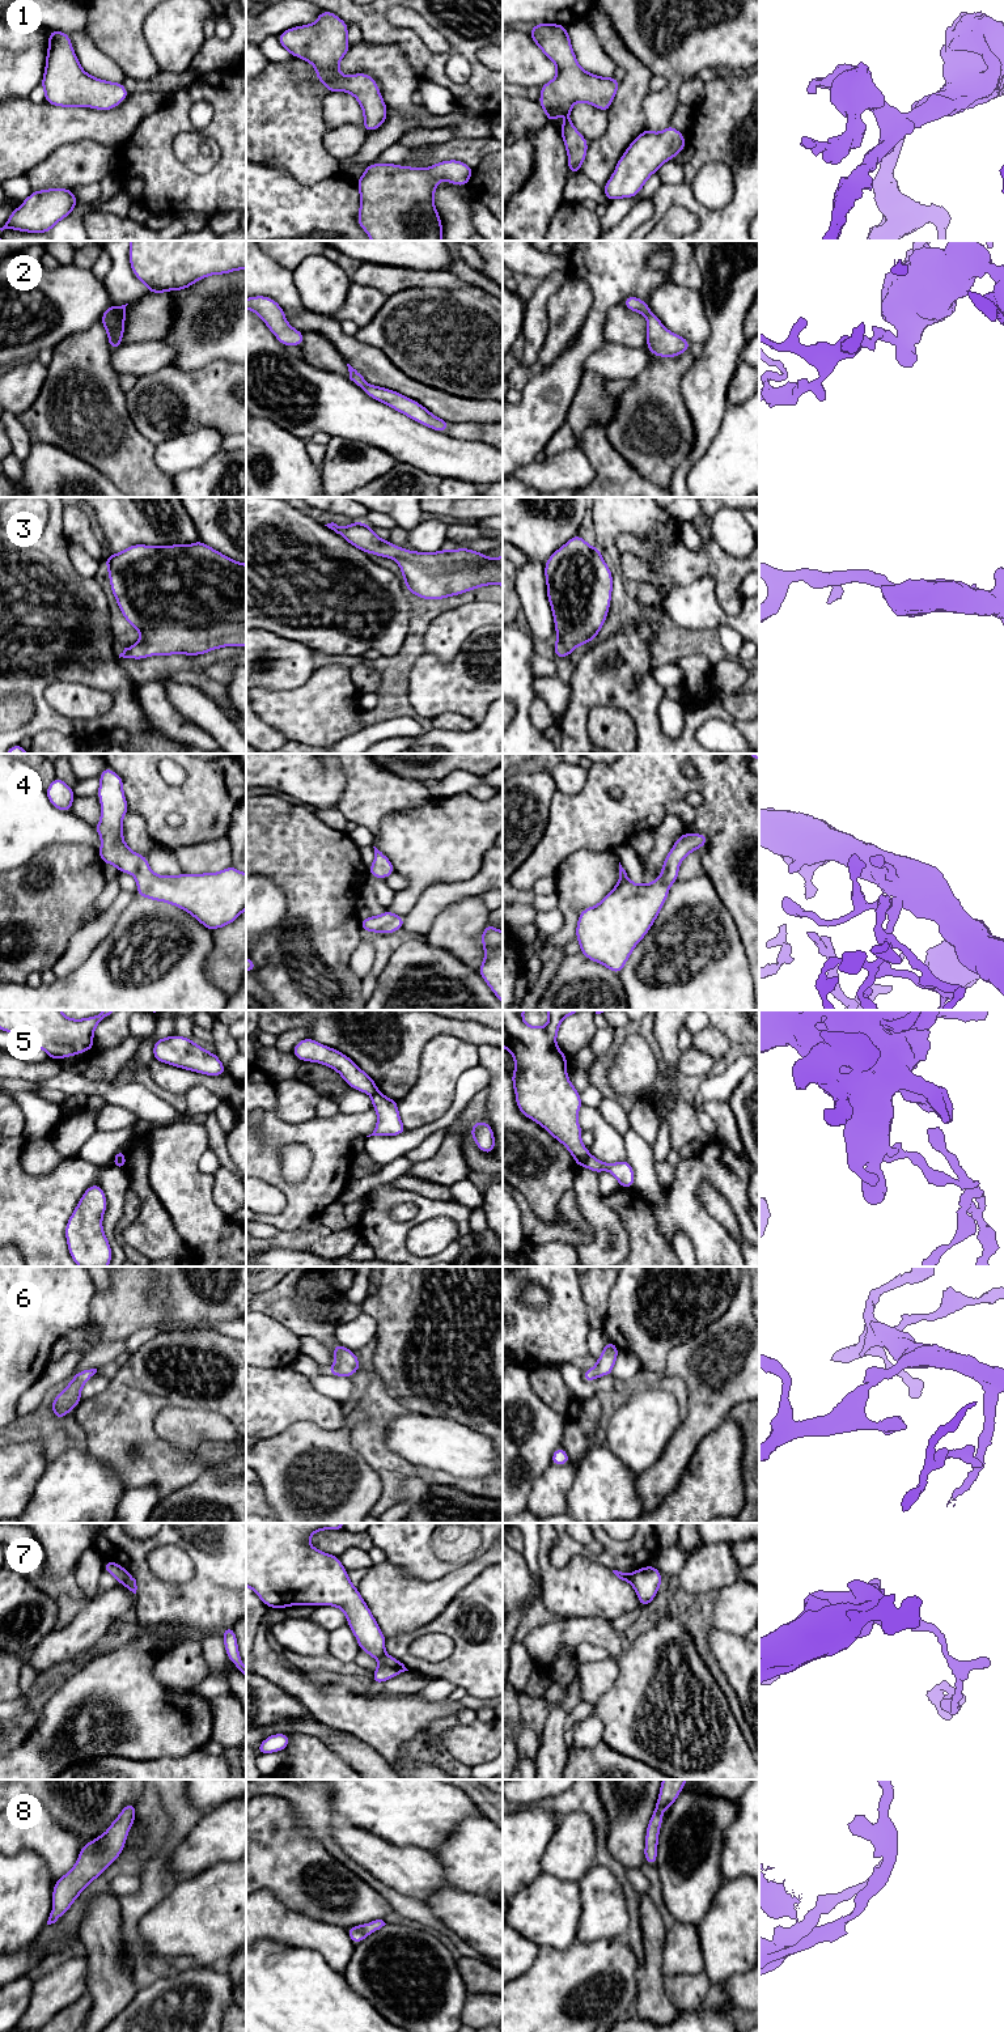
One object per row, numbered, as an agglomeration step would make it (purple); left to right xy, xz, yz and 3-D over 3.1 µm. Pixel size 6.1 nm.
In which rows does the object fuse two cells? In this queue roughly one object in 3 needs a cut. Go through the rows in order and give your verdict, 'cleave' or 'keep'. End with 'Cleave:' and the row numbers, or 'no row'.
1: keep
2: cleave
3: keep
4: keep
5: cleave
6: keep
7: cleave
8: keep
Cleave: 2, 5, 7

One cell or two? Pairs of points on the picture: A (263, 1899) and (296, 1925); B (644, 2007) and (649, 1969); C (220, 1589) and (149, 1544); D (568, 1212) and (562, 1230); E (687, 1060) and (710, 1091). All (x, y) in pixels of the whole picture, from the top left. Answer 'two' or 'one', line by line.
A: one
B: one
C: one
D: one
E: two

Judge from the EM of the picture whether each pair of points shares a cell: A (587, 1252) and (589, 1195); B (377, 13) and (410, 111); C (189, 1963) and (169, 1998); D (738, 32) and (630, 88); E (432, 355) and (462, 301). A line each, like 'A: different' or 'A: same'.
A: same
B: different
C: different
D: different
E: same

